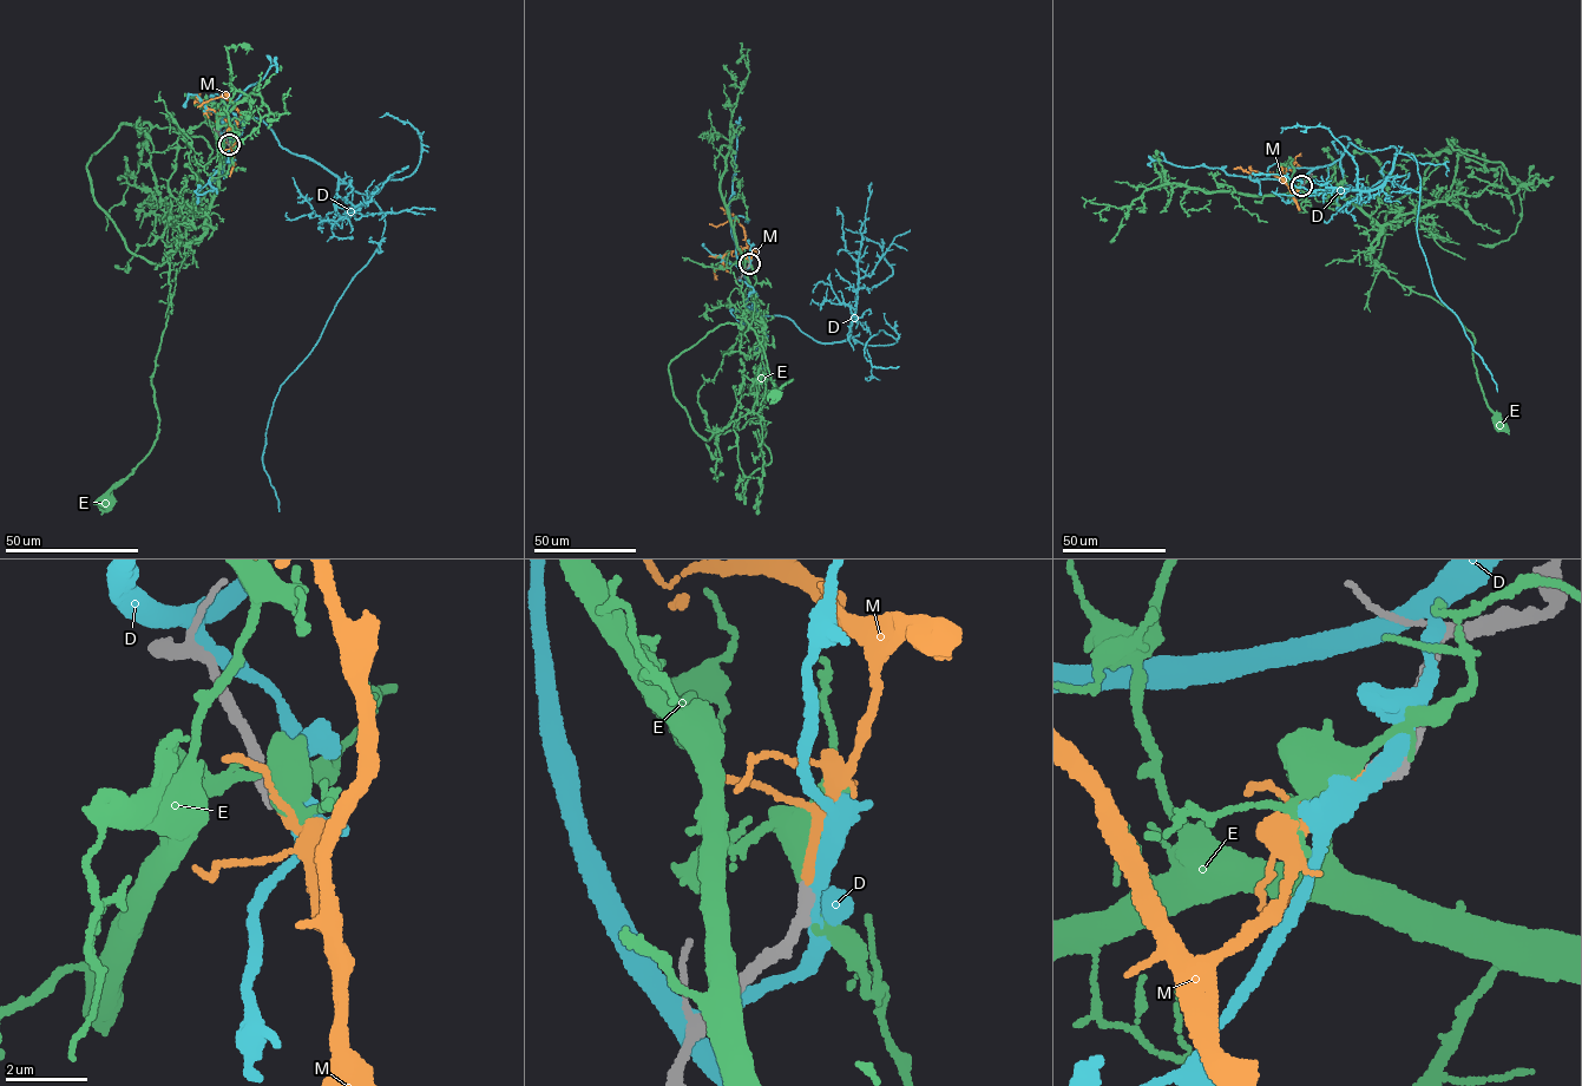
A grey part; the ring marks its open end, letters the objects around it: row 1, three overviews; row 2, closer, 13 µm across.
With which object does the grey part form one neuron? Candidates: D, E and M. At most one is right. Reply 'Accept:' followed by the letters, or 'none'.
Accept: M

